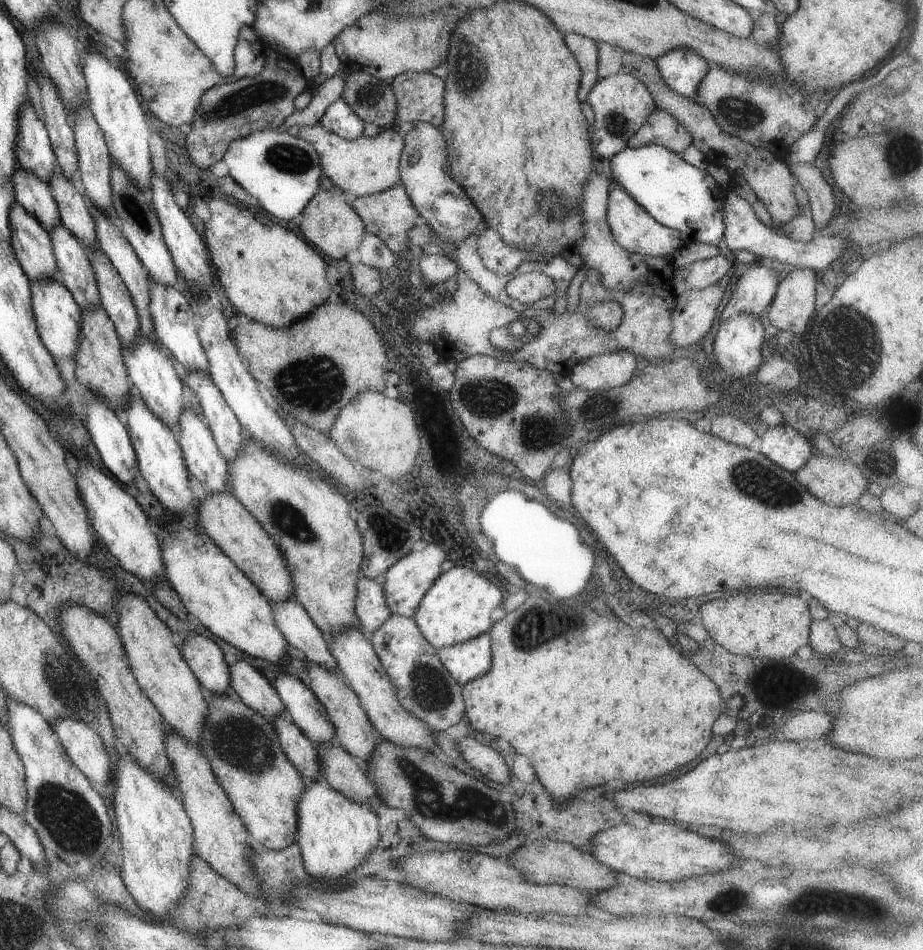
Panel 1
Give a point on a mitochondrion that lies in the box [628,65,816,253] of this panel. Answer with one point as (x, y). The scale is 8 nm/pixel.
(744, 115)

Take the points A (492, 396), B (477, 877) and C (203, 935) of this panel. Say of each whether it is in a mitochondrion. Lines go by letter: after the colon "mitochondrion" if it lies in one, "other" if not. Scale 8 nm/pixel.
A: mitochondrion
B: other
C: other

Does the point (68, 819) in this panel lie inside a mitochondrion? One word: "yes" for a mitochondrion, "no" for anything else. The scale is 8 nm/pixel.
yes

